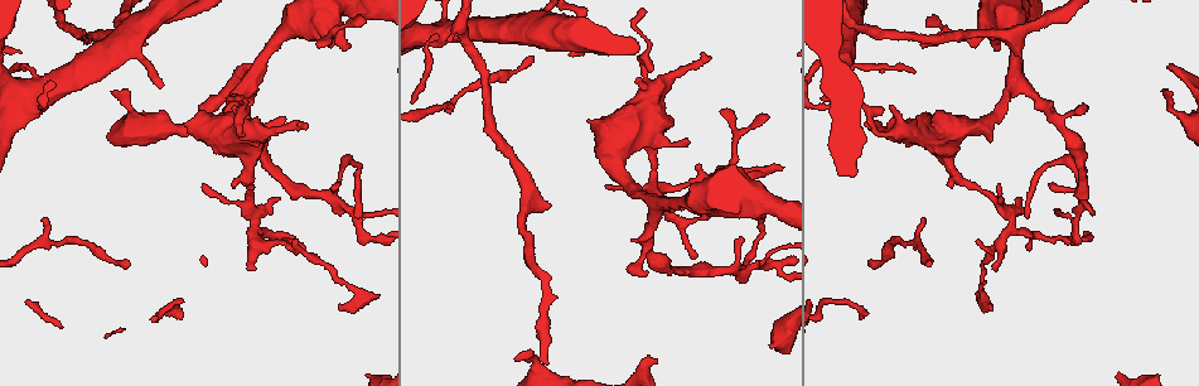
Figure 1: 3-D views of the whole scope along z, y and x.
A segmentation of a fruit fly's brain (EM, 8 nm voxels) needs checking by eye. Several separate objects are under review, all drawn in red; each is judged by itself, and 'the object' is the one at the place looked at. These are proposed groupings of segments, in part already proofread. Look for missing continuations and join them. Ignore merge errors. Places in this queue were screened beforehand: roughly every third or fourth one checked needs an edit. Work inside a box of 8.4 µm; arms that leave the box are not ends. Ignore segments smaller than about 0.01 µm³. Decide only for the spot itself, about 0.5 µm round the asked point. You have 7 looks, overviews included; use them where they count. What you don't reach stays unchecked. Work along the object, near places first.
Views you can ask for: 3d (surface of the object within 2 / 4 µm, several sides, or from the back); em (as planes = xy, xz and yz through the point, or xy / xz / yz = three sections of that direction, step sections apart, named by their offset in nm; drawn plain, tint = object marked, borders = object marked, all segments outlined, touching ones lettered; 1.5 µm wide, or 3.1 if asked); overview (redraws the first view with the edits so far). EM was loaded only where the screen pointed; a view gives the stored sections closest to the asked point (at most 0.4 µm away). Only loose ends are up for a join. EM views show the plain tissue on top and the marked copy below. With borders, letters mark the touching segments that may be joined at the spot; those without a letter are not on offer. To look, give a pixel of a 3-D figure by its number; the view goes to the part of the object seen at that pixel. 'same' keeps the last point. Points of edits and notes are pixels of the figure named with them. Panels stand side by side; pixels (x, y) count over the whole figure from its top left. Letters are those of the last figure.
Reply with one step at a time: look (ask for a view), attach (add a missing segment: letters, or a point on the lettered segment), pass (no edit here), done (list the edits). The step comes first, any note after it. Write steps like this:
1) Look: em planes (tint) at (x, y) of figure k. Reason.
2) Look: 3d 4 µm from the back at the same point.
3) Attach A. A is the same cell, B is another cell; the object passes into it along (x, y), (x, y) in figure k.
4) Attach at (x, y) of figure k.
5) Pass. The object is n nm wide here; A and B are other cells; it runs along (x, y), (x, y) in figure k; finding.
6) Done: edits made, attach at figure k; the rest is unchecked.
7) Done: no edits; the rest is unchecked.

Look: 3d 4 µm at (674, 124) of figure 1. Thick end.

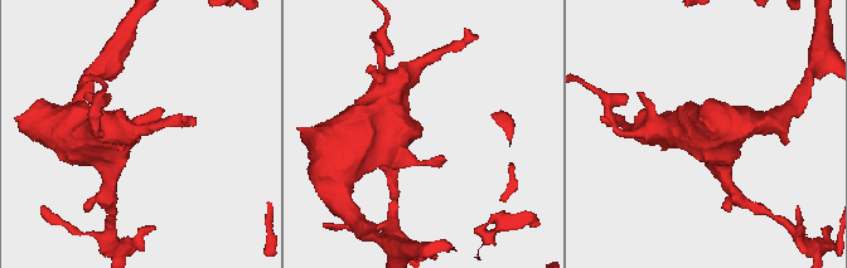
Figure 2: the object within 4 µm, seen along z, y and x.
Look: em yz step 4 (tint) at (419, 135) of figure 2.

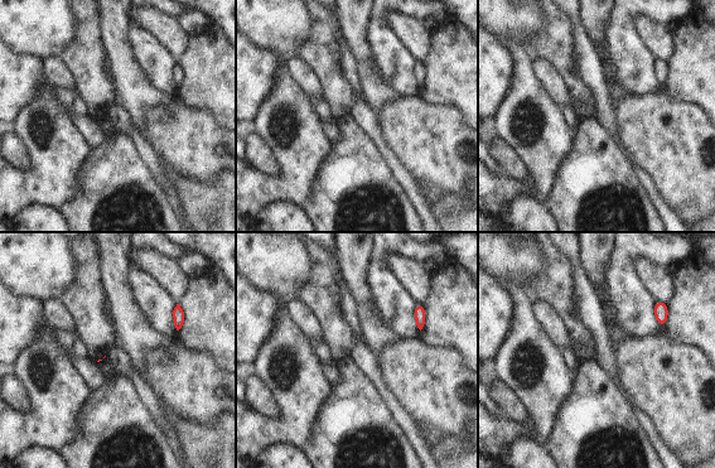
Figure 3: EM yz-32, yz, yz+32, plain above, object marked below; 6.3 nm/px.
Look: em planes (borders) at the same point.

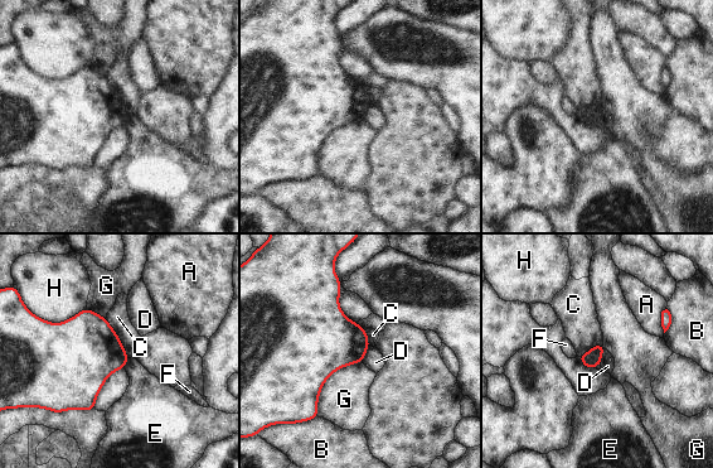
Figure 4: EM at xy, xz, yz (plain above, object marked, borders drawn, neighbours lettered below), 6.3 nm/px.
Pass. A, B, C, D, E, F, G and H are other cells; no lettered segment goes on from it.

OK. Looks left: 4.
Look: 3d 4 µm at (278, 198) of figure 1. Tapers out.

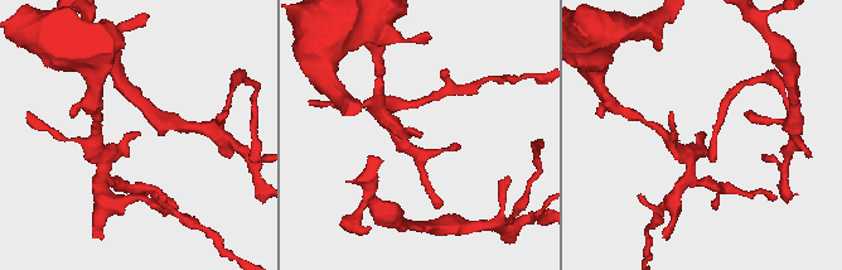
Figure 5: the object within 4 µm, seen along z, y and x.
Look: em xy step 4 (tint) at (136, 133) of figure 5. Shape alone is not enough.

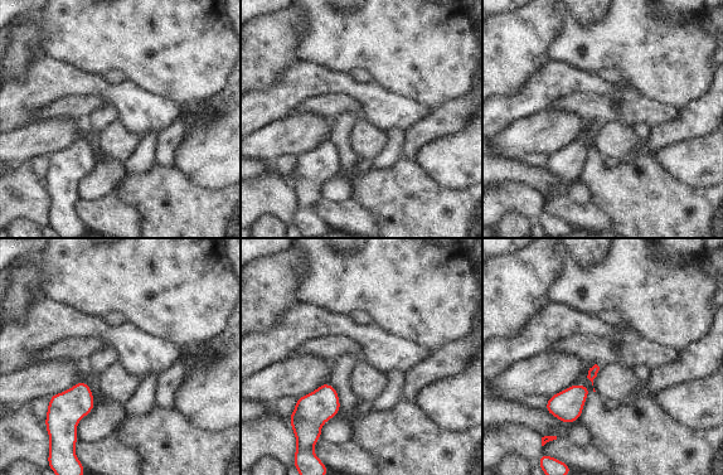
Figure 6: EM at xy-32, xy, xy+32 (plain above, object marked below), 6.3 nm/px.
Look: em planes (borders) at the same point. Cut it another way.

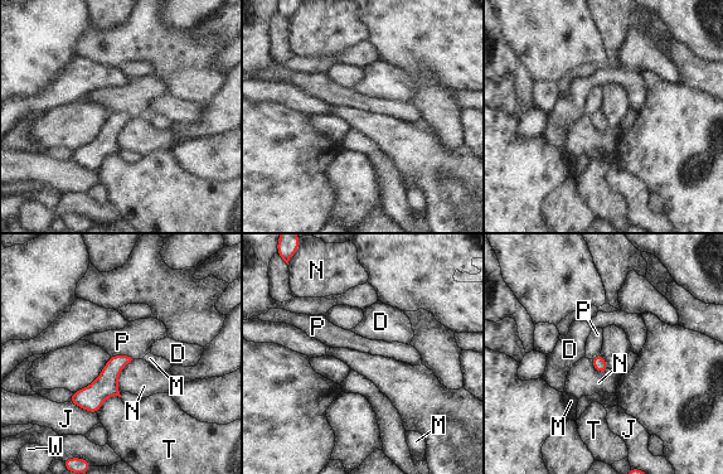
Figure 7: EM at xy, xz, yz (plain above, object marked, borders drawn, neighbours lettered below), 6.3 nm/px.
Pass. D, J, M, N, P, T and W are other cells; none of them fits.

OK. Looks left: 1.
Done: no edits; the rest is unchecked.

